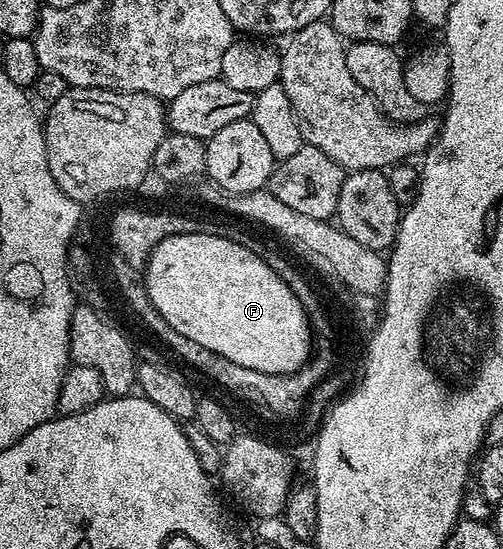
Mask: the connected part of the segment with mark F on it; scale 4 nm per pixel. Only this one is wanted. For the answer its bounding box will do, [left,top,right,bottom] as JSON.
[145,231,313,373]

